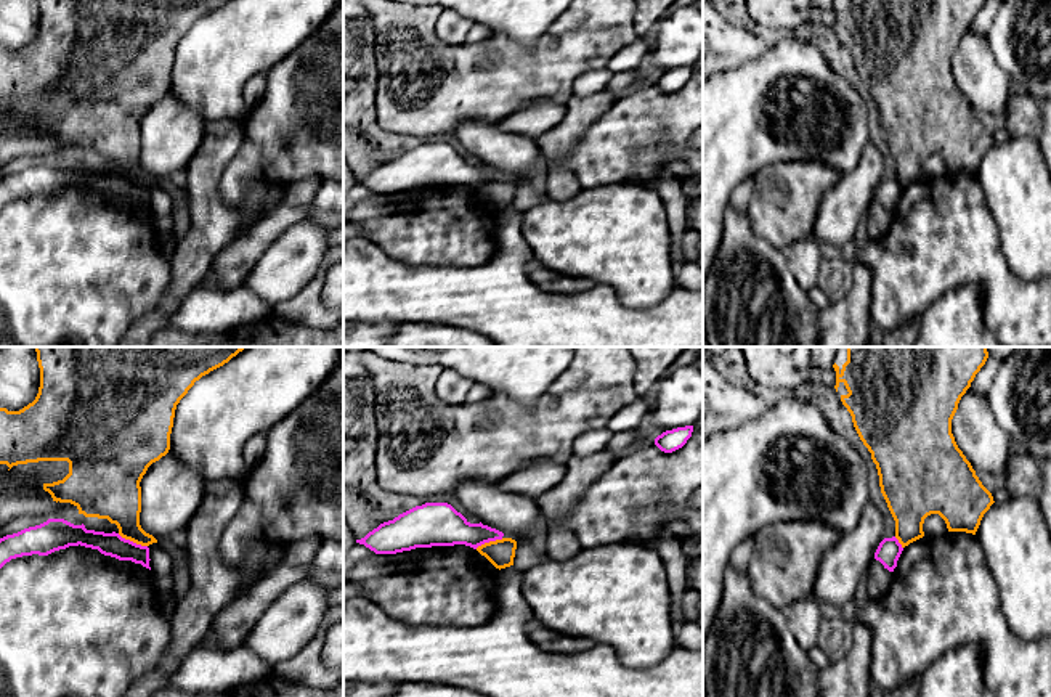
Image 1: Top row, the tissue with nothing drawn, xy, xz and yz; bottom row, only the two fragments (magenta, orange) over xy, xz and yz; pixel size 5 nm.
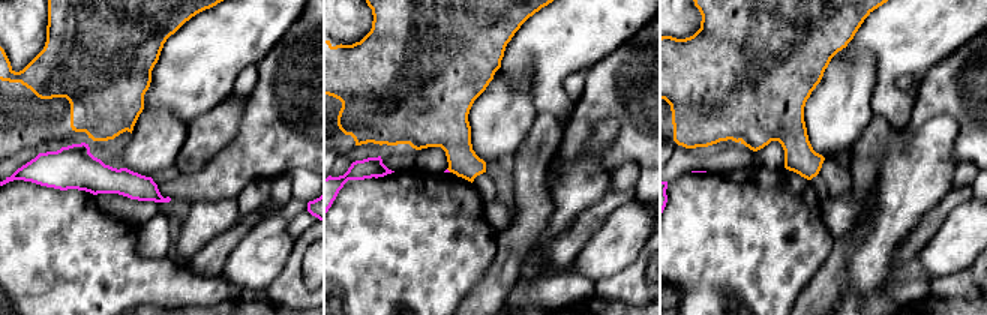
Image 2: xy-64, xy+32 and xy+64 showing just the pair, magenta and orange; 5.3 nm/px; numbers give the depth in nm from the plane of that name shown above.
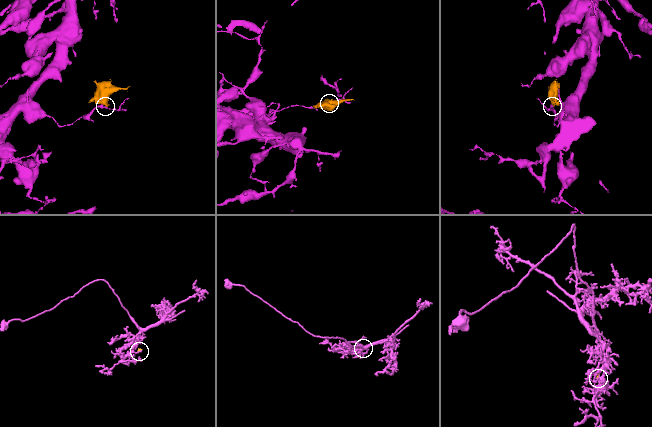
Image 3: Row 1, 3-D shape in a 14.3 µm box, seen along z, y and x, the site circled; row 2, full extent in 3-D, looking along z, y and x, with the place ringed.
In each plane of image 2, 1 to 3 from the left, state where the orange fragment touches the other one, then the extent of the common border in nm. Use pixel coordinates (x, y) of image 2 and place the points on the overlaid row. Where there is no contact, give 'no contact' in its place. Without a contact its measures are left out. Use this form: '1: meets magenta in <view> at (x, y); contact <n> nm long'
1: no contact
2: no contact
3: no contact

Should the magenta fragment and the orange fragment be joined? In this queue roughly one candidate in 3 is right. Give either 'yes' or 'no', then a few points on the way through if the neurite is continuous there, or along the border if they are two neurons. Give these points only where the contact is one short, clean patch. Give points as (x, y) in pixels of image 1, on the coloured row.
no | along xy (117, 533), (146, 546)

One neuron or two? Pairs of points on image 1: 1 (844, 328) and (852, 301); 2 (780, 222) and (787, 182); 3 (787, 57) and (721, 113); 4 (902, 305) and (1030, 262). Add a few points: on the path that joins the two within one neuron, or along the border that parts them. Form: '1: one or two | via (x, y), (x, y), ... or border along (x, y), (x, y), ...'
1: one | via (848, 322), (852, 307)
2: one | via (782, 212), (787, 191)
3: one | via (771, 73), (737, 106)
4: two | border along (997, 233), (1008, 267), (1018, 277), (1034, 281)

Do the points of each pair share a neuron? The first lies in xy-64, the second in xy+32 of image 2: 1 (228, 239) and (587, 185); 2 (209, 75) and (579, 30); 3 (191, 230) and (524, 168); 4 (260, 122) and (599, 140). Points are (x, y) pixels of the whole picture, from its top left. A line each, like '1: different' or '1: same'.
1: different
2: same
3: same
4: different

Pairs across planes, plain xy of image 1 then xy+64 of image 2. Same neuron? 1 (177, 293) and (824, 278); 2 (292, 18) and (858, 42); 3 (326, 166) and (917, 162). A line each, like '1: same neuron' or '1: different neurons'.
1: same neuron
2: same neuron
3: different neurons

